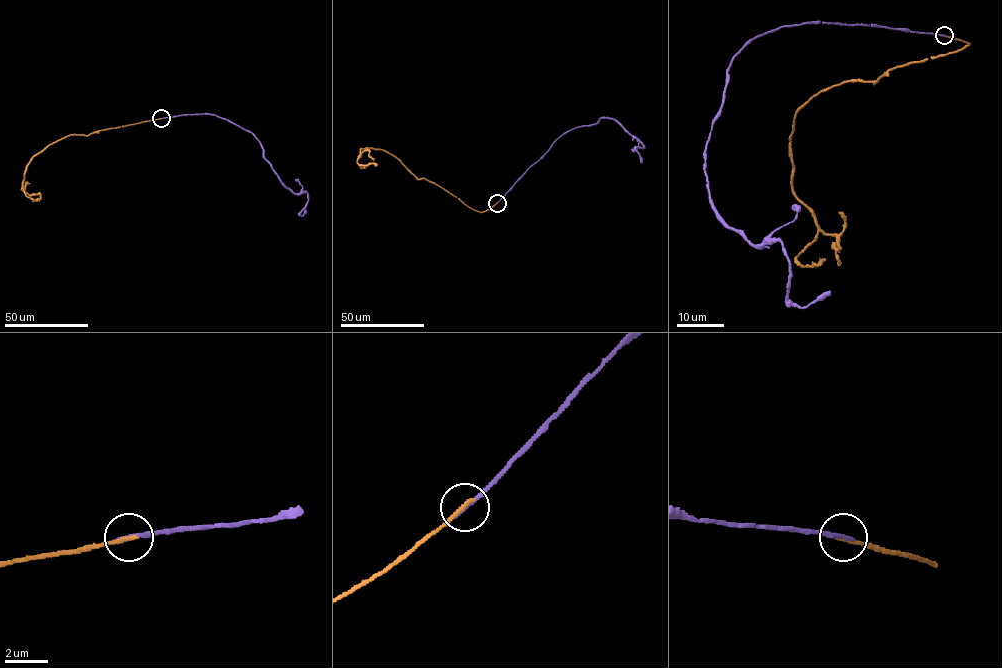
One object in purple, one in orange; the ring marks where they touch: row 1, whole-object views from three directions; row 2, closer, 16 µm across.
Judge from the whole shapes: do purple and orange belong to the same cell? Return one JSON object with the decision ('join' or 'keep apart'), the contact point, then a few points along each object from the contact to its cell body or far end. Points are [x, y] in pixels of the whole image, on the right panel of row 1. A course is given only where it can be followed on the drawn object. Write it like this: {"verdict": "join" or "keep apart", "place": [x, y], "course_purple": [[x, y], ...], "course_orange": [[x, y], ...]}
{"verdict": "keep apart", "place": [944, 35], "course_purple": [[943, 36], [809, 21], [728, 69], [711, 207], [782, 244], [793, 303], [830, 291]], "course_orange": [[943, 36], [969, 44], [874, 83], [833, 85], [796, 112], [794, 193], [836, 236], [840, 265]]}

